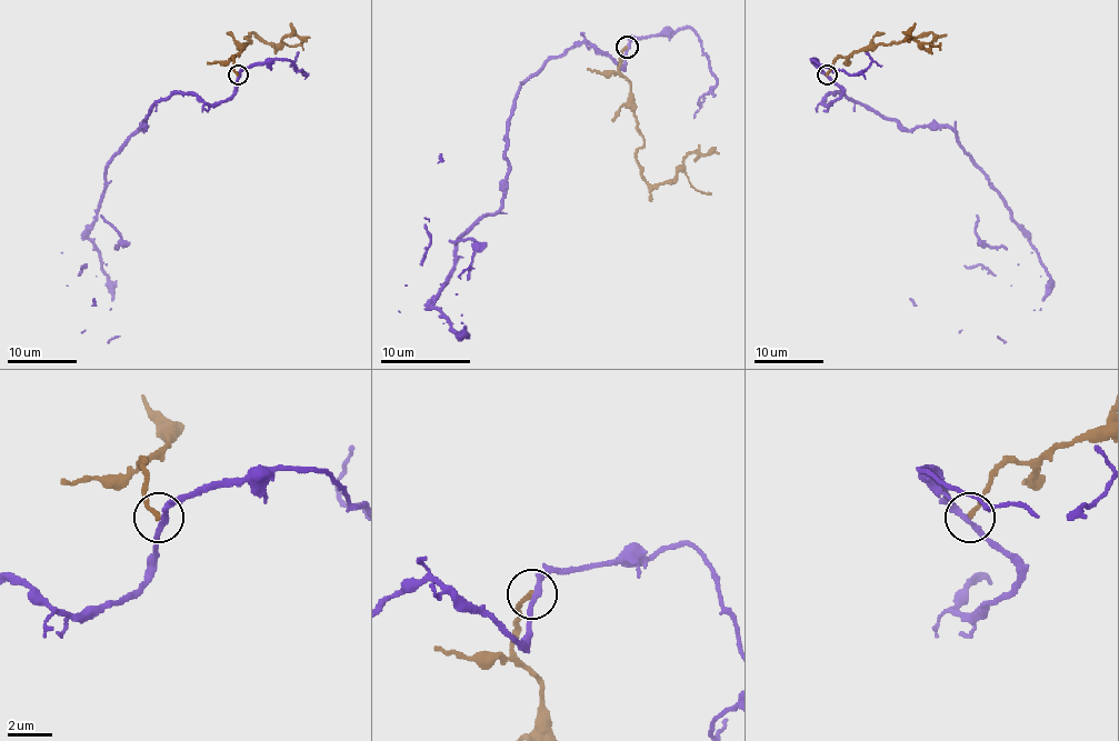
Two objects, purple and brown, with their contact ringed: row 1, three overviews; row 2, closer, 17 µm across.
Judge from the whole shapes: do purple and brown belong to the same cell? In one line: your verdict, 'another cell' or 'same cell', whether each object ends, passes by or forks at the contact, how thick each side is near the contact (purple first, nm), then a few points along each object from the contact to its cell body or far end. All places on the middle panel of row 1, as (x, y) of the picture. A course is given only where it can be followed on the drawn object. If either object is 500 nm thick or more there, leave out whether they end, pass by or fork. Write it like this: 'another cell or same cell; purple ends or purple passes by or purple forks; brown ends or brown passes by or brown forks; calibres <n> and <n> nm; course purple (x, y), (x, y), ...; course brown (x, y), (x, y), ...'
another cell; purple passes by; brown ends; calibres 240 and 240 nm; course purple (628, 48), (619, 66), (579, 41), (520, 86), (502, 204), (432, 303), (458, 334), (462, 272), (423, 218); course brown (626, 48), (619, 72), (643, 140), (637, 164), (646, 180), (661, 184), (689, 153), (716, 147)

